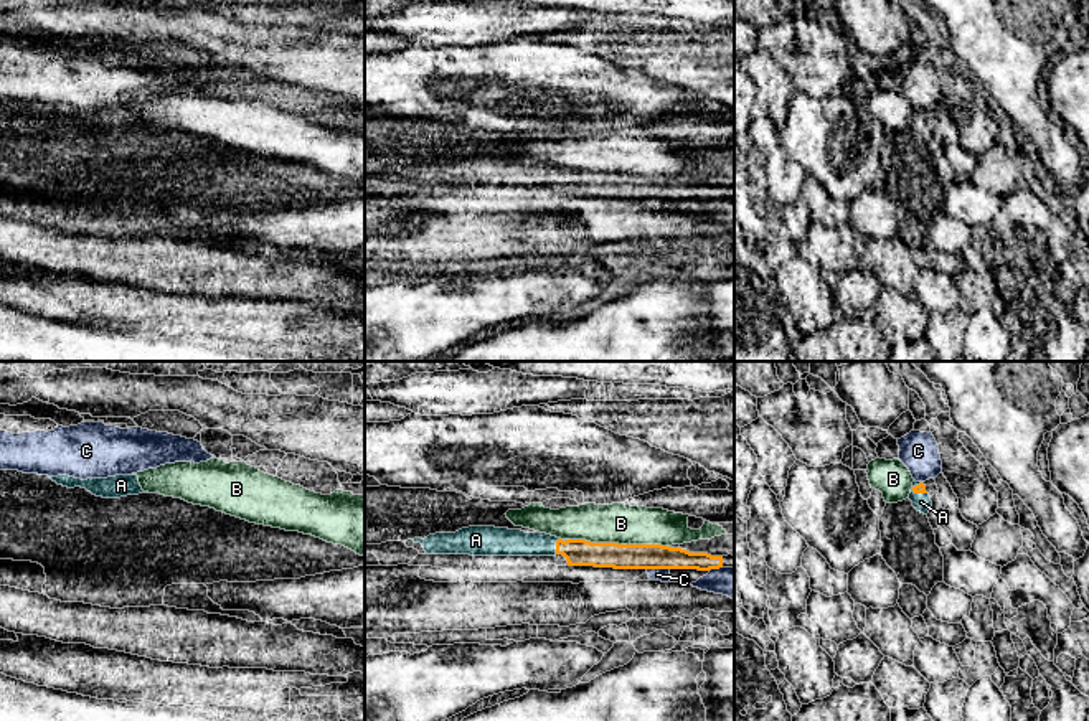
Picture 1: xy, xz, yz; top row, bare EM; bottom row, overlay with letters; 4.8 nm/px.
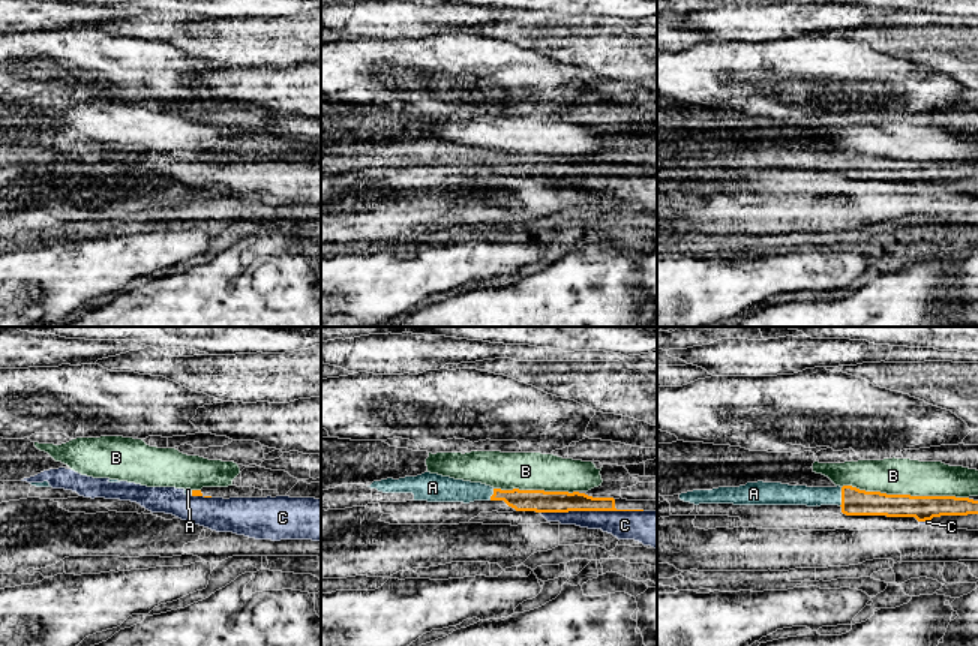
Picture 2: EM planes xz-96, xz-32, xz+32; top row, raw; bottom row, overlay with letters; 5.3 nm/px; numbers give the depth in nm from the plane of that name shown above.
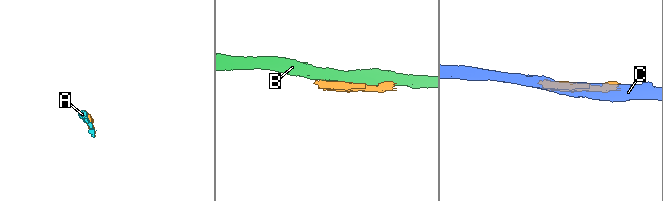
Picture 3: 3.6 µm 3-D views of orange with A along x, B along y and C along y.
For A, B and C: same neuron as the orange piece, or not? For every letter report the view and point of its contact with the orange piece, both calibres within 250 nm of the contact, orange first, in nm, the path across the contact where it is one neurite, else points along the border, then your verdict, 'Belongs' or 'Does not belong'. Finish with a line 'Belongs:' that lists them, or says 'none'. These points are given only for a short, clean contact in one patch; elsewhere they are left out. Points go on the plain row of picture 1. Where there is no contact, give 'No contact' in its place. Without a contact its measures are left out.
A: Touches orange at xz (556, 174). Thickness 130 nm (orange) against 130 nm. Path across: xz (576, 182), (556, 174), (505, 172). Belongs
B: Touches orange at xz (617, 174). Thickness 130 nm (orange) against 190 nm. Does not belong
C: Touches orange at xz (659, 198). Thickness 130 nm (orange) against 60 nm. Does not belong
Belongs: A

